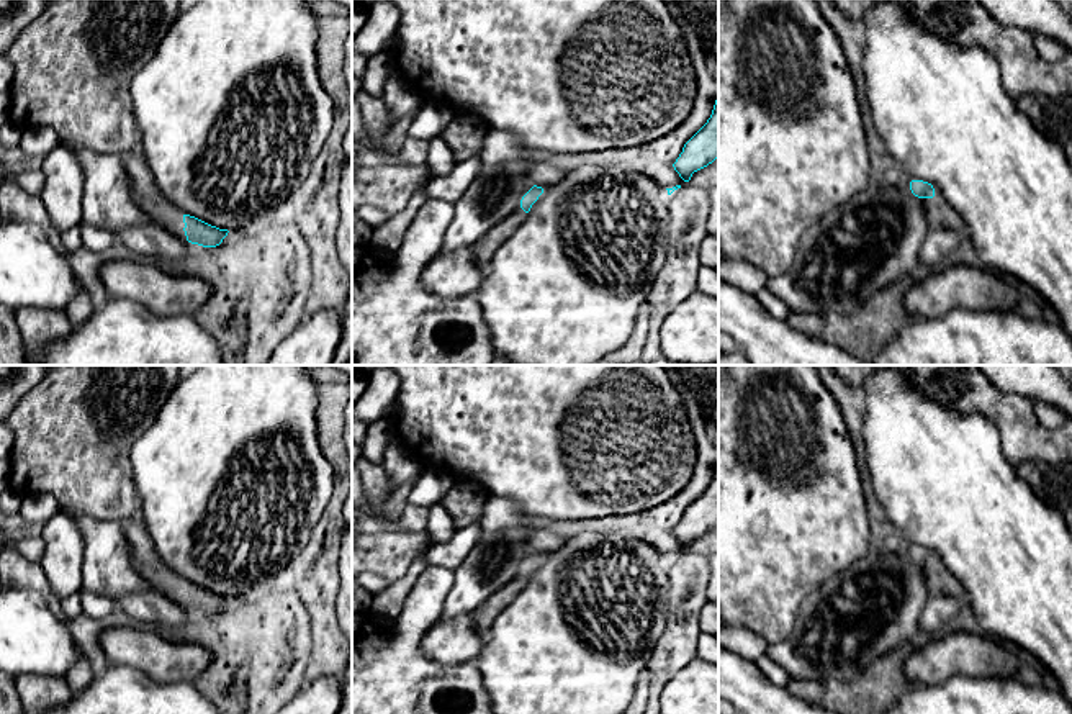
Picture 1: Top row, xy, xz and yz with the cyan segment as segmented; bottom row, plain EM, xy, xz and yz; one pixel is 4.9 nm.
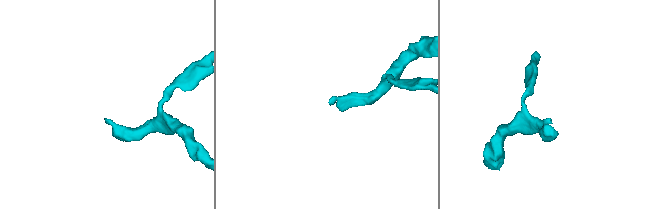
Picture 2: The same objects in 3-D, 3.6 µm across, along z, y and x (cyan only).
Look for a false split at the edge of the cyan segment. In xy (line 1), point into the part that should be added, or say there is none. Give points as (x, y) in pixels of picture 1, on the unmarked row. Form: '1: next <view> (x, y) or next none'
1: next xy (146, 560)

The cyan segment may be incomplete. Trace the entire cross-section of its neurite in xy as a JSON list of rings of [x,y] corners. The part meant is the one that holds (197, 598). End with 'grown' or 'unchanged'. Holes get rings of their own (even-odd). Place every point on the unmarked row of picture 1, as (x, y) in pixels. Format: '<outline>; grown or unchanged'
[[[137,513],[123,524],[129,539],[134,568],[144,576],[149,588],[191,611],[216,614],[223,609],[229,599],[227,596],[219,596],[195,583],[185,581],[162,563]]]; grown

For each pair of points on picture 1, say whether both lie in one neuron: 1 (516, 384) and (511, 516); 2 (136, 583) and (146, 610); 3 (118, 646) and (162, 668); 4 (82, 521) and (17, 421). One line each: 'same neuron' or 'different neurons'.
1: different neurons
2: different neurons
3: same neuron
4: different neurons

